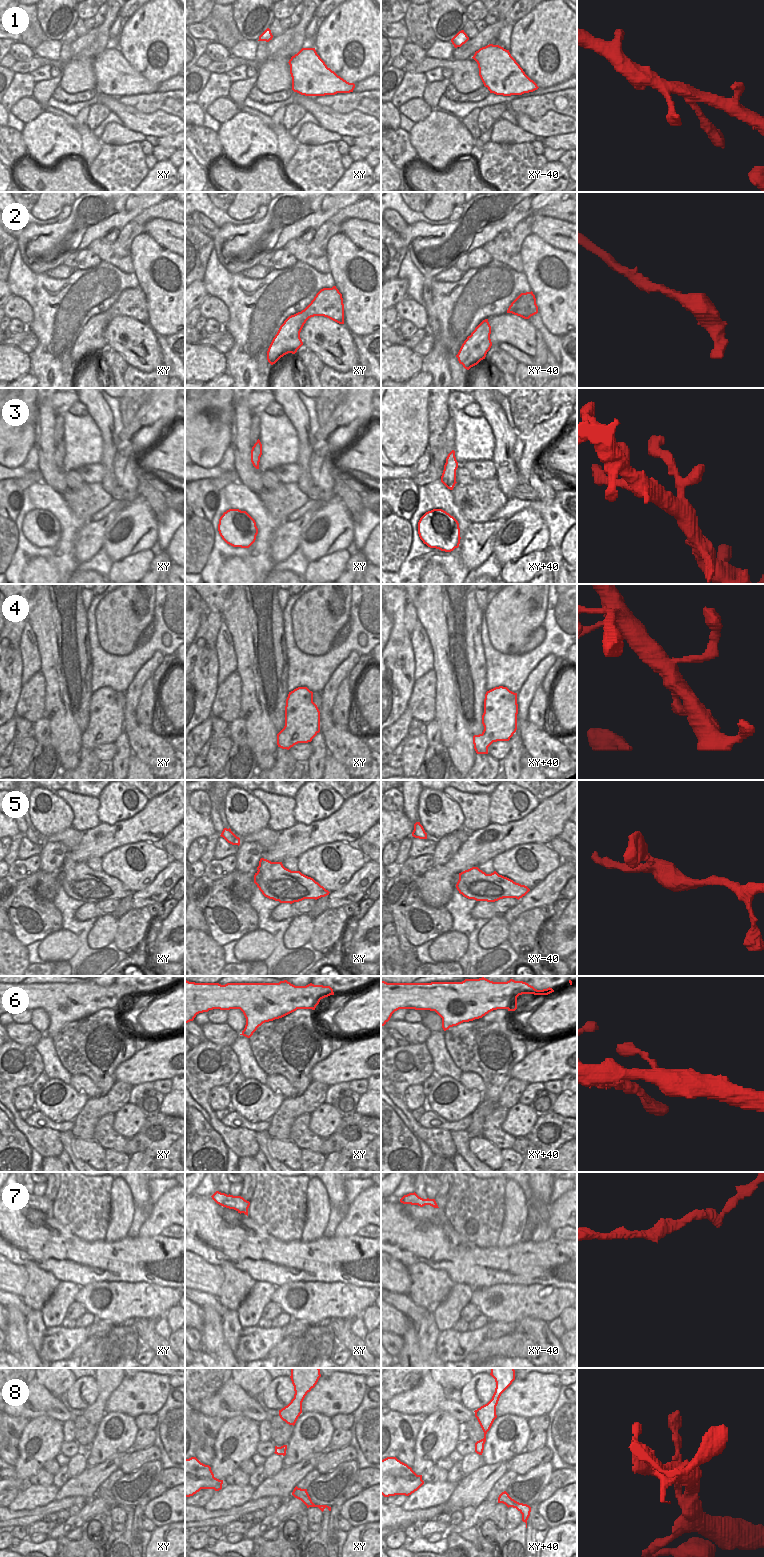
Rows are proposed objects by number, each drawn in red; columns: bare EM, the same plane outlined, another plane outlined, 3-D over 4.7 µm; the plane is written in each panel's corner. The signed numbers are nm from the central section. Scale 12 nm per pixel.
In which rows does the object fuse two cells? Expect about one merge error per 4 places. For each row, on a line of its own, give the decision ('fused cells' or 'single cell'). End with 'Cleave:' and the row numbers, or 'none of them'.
1: single cell
2: single cell
3: single cell
4: single cell
5: single cell
6: single cell
7: fused cells
8: single cell
Cleave: 7

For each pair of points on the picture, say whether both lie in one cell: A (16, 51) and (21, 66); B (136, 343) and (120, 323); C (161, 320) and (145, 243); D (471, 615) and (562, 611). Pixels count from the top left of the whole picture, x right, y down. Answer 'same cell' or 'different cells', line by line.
A: different cells
B: same cell
C: same cell
D: different cells

